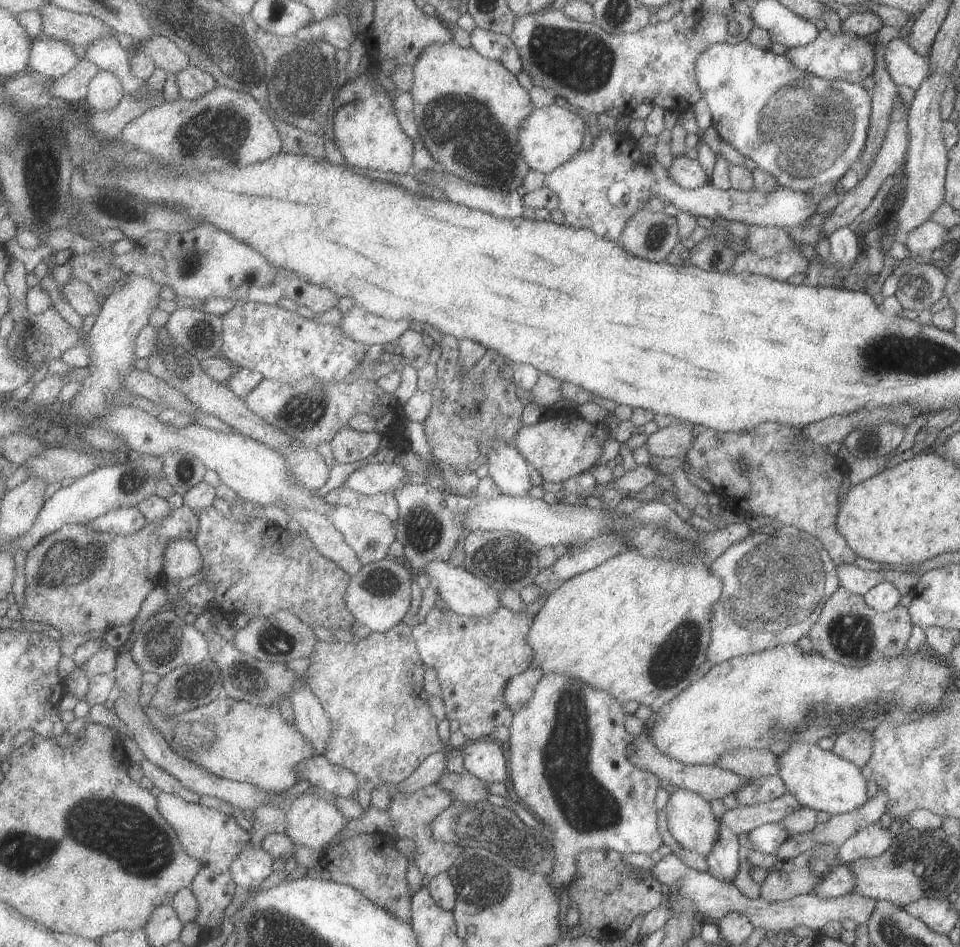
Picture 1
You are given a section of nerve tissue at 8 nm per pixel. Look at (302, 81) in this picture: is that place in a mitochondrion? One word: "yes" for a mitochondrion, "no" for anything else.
yes

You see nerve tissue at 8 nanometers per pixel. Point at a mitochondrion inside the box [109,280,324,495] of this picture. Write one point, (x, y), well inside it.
(138, 478)

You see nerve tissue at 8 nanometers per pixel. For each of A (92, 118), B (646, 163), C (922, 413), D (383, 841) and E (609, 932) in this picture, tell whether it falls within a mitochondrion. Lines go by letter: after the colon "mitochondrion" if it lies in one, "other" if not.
A: other
B: other
C: other
D: other
E: other

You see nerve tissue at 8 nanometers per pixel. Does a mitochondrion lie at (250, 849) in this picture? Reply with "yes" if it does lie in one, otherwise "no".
no

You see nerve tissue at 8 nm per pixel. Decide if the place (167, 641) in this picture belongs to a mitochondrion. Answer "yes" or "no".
yes

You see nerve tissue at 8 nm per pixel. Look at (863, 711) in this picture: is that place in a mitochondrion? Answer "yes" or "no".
yes

